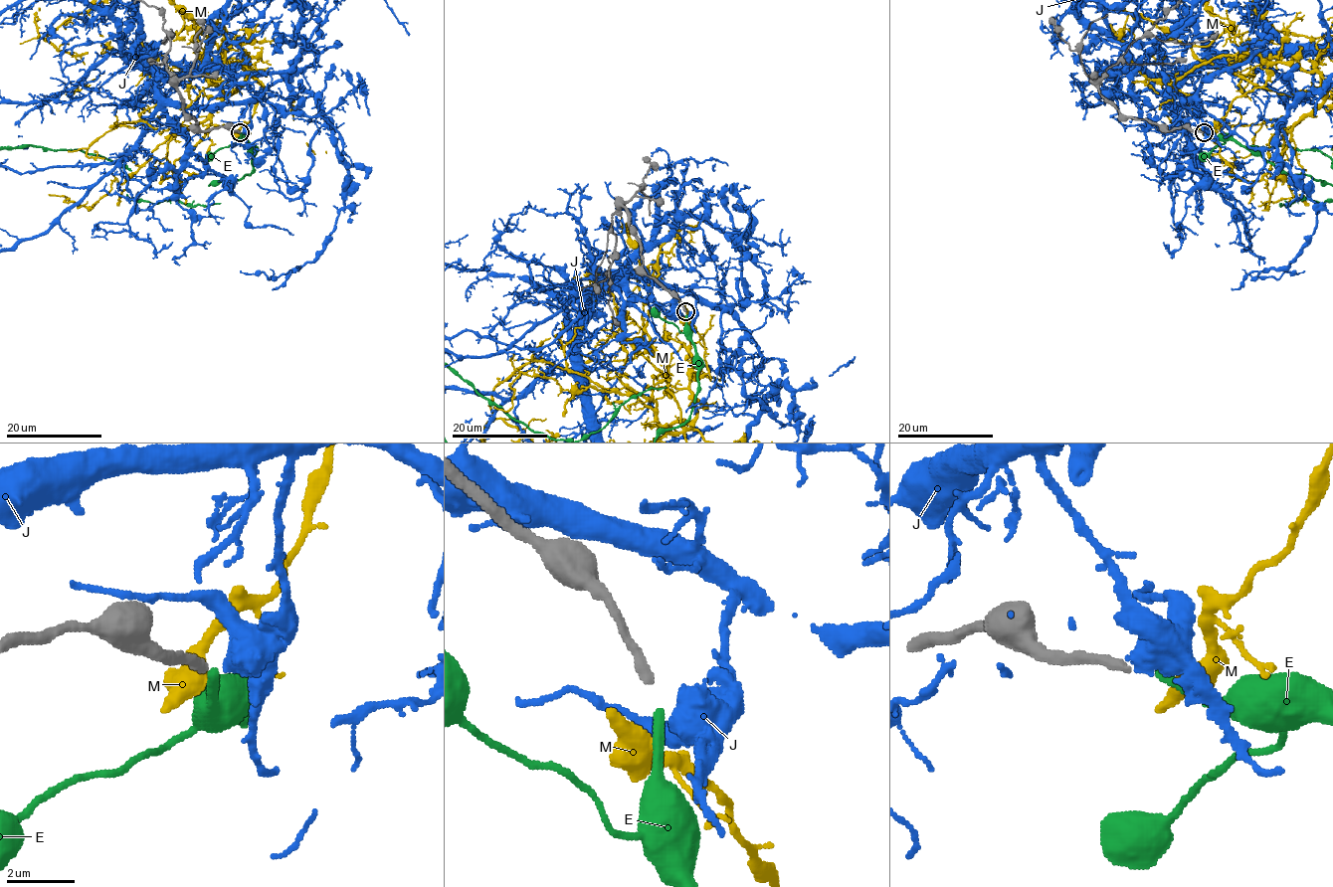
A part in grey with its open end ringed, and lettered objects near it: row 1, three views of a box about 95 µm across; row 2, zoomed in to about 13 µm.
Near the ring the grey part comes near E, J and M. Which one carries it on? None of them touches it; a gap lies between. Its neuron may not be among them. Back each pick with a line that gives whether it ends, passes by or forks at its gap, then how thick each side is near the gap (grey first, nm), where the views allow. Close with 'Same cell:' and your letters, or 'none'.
E: it ends | 280/280 nm
Same cell: E

